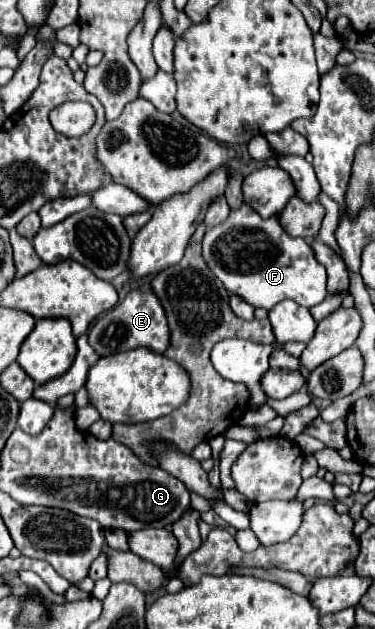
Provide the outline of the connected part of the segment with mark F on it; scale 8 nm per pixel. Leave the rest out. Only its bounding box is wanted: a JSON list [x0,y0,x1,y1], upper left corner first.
[201,203,327,311]

